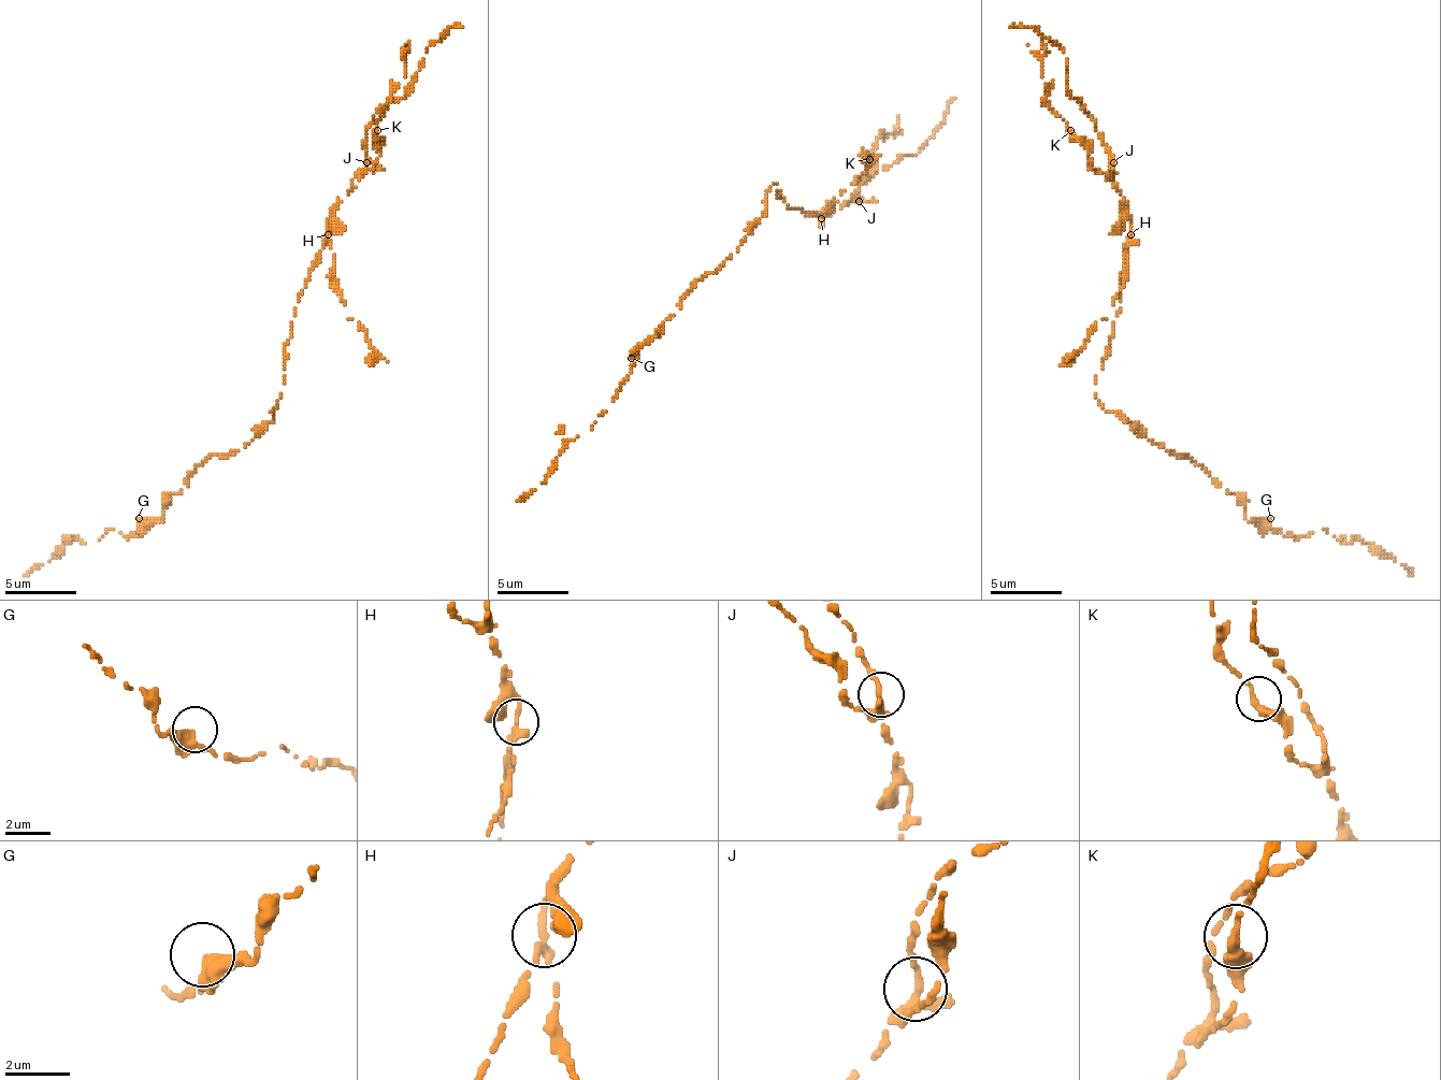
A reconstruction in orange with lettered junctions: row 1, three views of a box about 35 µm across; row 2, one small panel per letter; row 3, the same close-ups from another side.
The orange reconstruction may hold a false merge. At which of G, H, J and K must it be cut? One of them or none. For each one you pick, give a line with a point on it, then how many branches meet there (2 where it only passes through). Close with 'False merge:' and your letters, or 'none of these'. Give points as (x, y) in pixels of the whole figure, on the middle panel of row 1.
H: place (821, 218); branches 2
False merge: H

